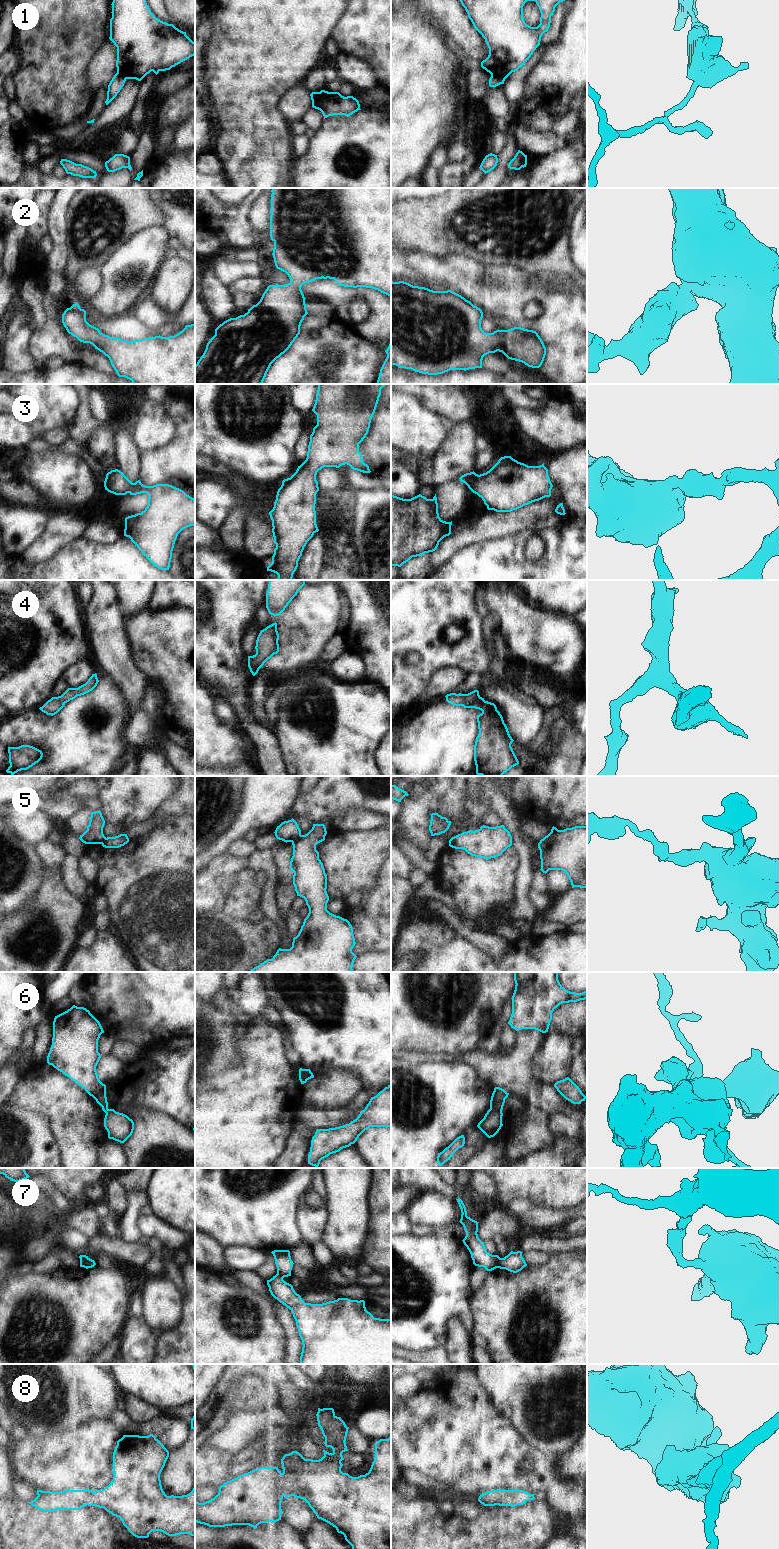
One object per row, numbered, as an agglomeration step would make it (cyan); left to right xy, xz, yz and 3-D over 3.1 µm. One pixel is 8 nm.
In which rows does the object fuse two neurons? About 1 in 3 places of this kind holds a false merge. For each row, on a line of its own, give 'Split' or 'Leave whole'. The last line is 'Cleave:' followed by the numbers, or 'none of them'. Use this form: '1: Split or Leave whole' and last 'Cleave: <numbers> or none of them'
1: Split
2: Leave whole
3: Leave whole
4: Leave whole
5: Split
6: Split
7: Split
8: Leave whole
Cleave: 1, 5, 6, 7.

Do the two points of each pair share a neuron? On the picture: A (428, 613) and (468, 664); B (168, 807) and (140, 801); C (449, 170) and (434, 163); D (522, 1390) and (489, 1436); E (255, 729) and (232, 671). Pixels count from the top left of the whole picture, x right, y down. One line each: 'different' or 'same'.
A: same
B: different
C: different
D: different
E: same

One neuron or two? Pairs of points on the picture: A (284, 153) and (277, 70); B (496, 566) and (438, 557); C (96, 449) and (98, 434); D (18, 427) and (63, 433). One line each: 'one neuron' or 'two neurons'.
A: one neuron
B: two neurons
C: one neuron
D: one neuron

